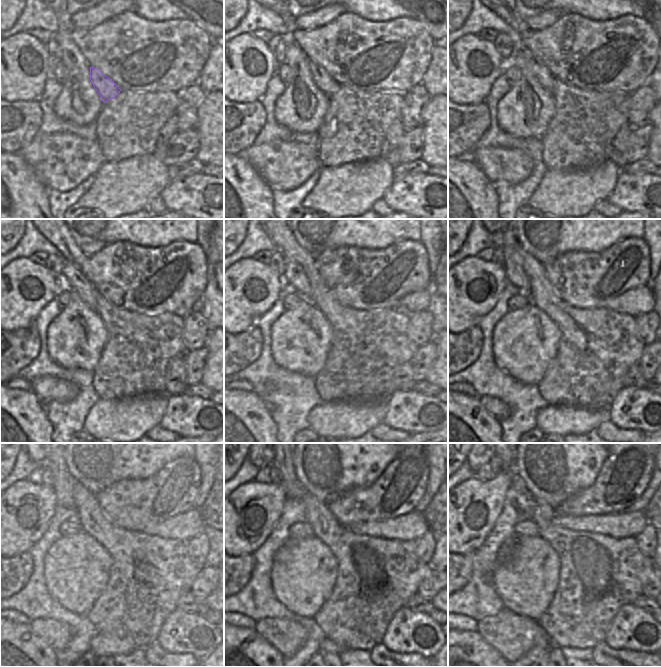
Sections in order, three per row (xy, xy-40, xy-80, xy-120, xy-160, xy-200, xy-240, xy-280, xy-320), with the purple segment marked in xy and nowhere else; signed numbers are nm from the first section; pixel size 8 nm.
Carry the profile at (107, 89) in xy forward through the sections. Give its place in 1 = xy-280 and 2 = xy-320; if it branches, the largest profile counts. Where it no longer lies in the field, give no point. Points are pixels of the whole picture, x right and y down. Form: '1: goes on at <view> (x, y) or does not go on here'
1: goes on at xy-280 (292, 487)
2: goes on at xy-320 (509, 463)

